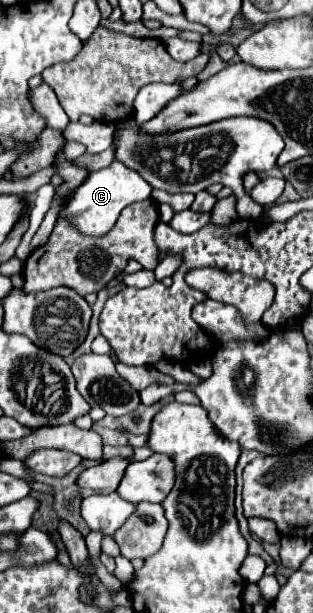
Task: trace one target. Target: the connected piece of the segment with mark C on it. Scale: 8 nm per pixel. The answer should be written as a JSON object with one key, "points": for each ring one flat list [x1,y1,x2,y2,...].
{"points":[[113,161,107,169,89,173,89,177,65,199,59,217,69,221,75,229,79,229,81,235,103,237,107,235,107,231,113,229,123,207,135,201,149,199,149,195,151,195,151,185,147,185,147,181,139,177,139,173,127,169,125,165,119,165,119,161]]}

